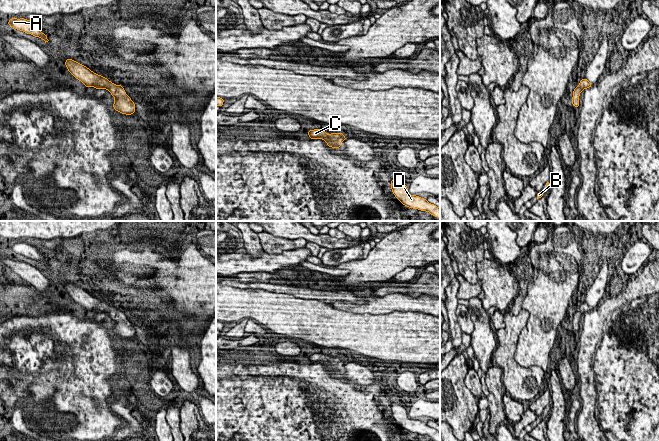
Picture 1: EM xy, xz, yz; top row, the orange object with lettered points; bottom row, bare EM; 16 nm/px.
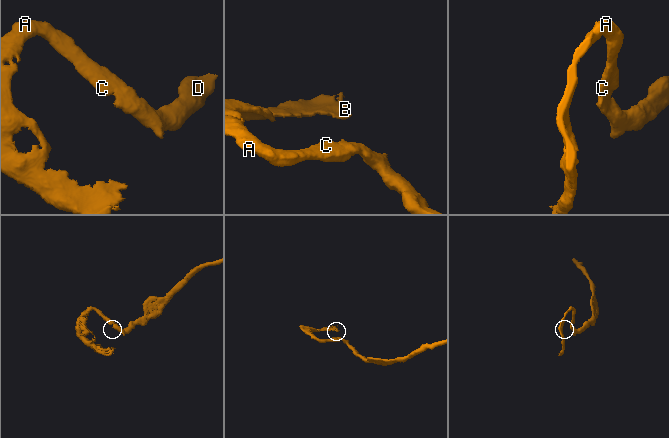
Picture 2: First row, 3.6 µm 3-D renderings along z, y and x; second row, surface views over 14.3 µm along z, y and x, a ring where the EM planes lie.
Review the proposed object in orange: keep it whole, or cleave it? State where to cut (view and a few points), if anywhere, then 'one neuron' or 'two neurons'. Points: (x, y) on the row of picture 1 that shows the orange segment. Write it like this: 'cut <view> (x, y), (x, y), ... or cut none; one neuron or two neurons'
cut none; one neuron

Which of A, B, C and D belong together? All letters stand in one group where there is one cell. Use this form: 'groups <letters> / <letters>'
groups A B C D

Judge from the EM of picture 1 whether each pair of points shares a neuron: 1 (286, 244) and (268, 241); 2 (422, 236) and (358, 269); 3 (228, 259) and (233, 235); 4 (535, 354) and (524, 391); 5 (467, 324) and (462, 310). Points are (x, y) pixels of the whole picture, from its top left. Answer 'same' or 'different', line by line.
1: same
2: same
3: different
4: different
5: same

